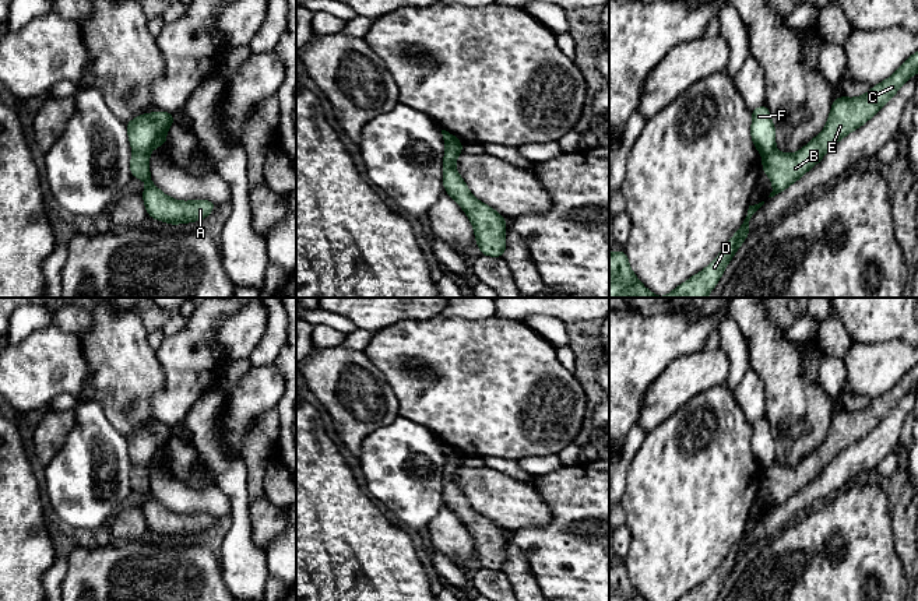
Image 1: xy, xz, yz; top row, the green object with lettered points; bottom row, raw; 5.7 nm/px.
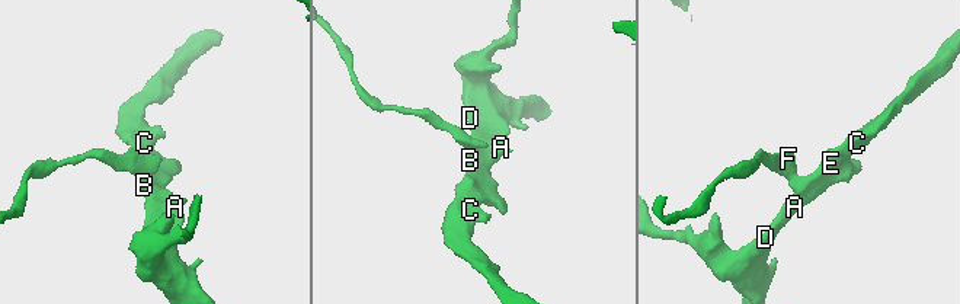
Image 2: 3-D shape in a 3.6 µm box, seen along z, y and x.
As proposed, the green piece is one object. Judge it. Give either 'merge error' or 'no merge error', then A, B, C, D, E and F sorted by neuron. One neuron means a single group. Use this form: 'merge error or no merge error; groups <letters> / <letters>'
merge error; groups A B C D E / F

